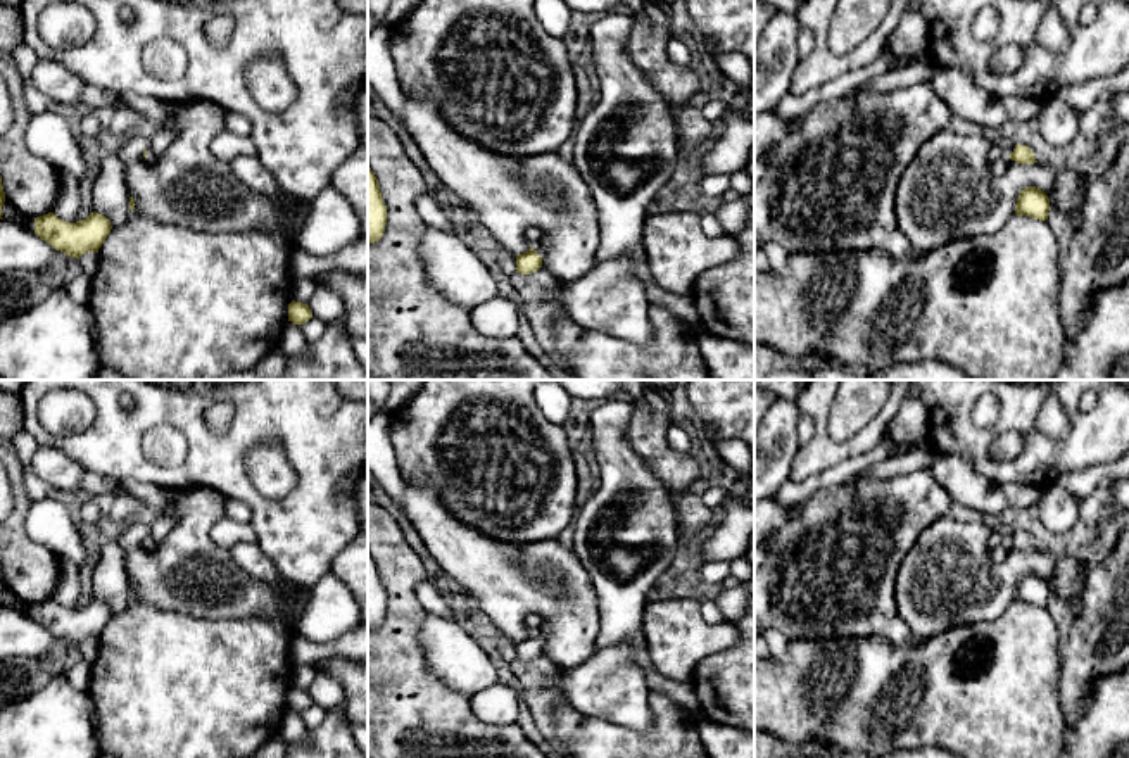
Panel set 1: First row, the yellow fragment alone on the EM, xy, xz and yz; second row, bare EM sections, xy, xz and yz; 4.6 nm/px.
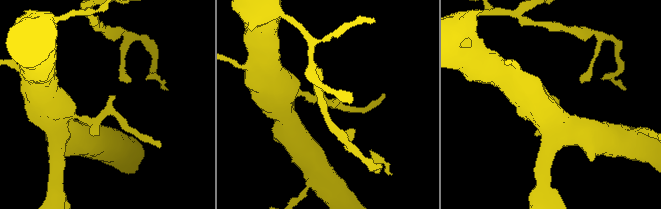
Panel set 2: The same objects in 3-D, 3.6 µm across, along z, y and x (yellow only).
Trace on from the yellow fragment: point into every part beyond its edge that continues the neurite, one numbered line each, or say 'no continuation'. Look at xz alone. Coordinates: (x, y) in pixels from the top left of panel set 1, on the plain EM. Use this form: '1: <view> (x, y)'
1: xz (541, 629)

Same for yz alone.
1: yz (1005, 534)

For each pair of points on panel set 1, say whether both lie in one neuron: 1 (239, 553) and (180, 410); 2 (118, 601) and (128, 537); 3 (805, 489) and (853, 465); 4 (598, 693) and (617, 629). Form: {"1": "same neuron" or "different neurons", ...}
{"1": "different neurons", "2": "different neurons", "3": "same neuron", "4": "different neurons"}

